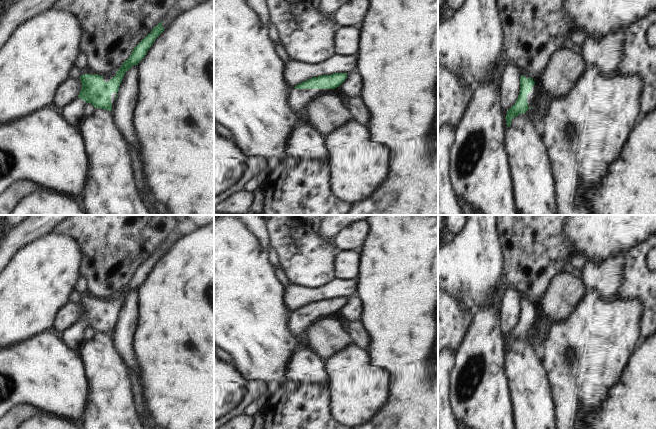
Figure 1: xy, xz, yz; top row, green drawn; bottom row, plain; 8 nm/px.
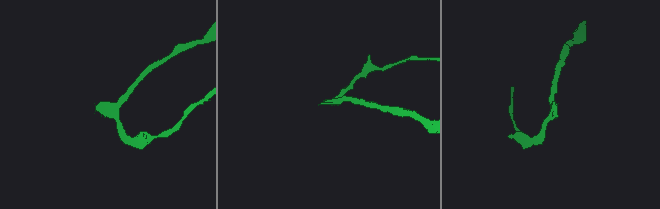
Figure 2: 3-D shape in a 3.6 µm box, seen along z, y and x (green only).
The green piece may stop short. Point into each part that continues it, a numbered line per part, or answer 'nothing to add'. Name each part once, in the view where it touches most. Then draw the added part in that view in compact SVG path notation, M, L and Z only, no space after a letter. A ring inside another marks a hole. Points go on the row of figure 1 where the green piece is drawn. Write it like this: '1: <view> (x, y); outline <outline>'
1: xz (298, 98); outline M292 88L288 96L289 107L296 115L302 115L302 108L319 95L326 95L333 89L296 89Z

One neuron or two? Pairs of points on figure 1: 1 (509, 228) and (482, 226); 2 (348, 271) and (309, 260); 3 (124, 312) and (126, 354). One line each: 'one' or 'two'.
1: two
2: two
3: one

